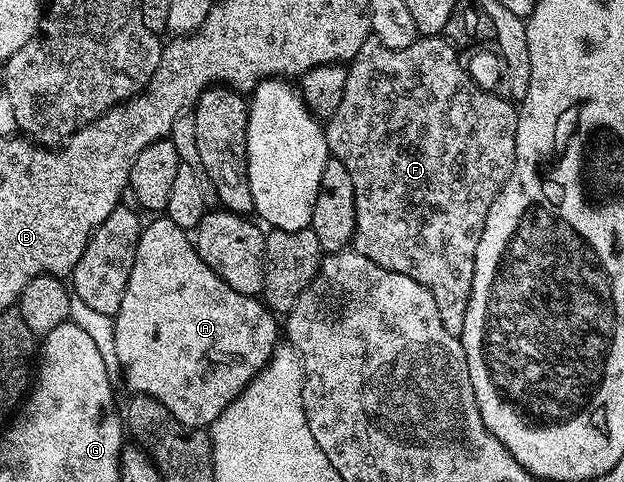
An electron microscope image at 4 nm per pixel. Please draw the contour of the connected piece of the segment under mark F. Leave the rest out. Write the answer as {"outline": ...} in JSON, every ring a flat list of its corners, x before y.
{"outline":[[420,36,408,48,399,50,388,48,377,40,368,40,348,64,348,84,344,87,344,100,340,100,340,108,336,108,336,112,325,123,324,129,331,155,340,159,344,168,348,168,348,176,352,176,352,188,356,192,353,249,368,256,368,260,380,264,380,268,406,274,412,280,416,280,416,284,428,288,428,292,432,292,432,300,436,300,440,320,444,320,444,329,452,332,452,336,461,338,476,268,476,248,480,245,480,236,488,220,488,208,492,208,492,200,496,200,500,188,504,188,516,160,518,106,509,97,478,87,470,78,463,59,458,59,457,53,459,54,459,51,442,36]]}

